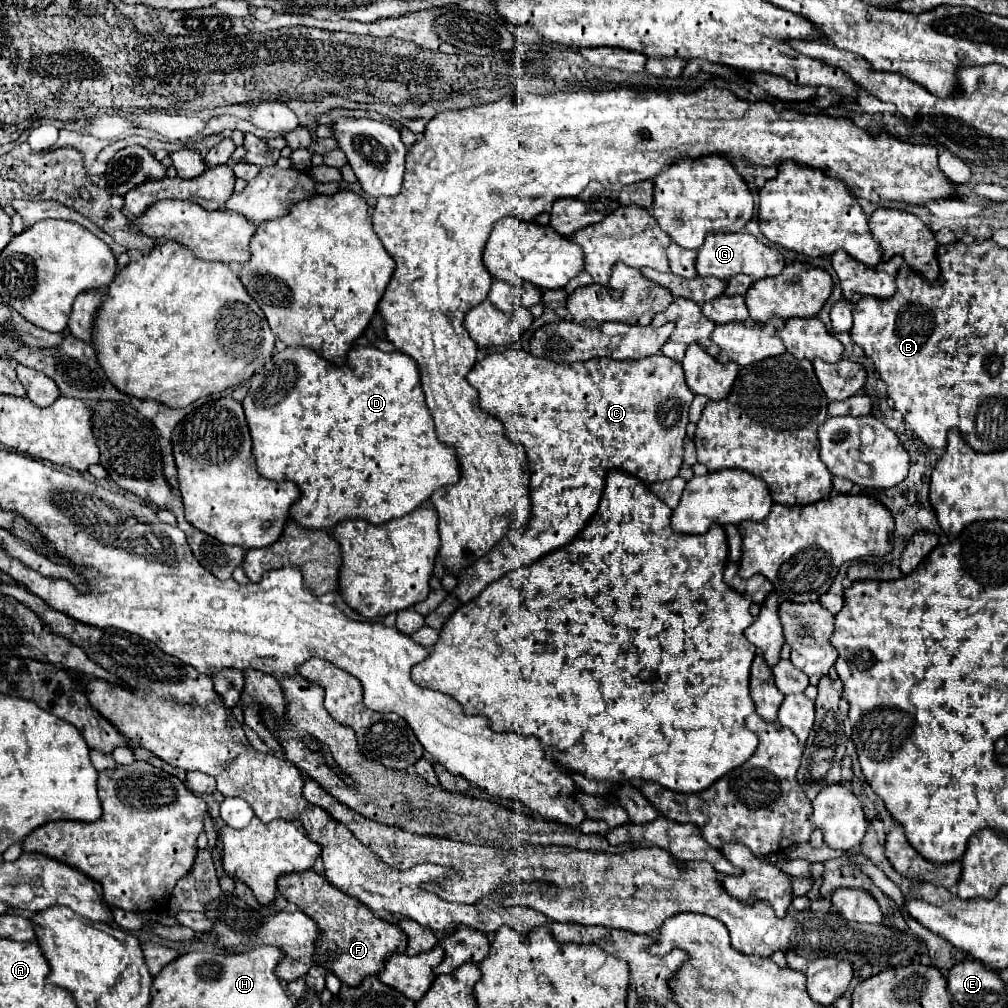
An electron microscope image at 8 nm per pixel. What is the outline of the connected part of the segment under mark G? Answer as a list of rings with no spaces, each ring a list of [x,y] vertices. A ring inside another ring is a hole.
[[[735,232],[735,234],[707,234],[703,246],[697,252],[697,274],[699,276],[715,276],[721,280],[729,280],[735,274],[747,274],[753,280],[767,278],[767,276],[777,276],[785,268],[785,256],[781,254],[779,248],[767,246],[759,242],[751,234]]]

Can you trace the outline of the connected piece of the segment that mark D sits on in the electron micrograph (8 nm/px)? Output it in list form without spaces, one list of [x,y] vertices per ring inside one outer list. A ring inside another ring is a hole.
[[[357,346],[347,354],[347,362],[343,366],[333,366],[331,362],[327,362],[323,356],[319,356],[315,350],[309,350],[309,348],[287,348],[285,352],[275,352],[265,362],[263,370],[257,372],[251,378],[249,392],[243,400],[243,410],[245,410],[245,416],[247,416],[249,430],[251,430],[253,456],[257,460],[259,474],[263,478],[269,478],[269,480],[275,480],[275,482],[291,480],[299,486],[301,498],[299,498],[297,504],[291,506],[291,516],[303,528],[329,530],[329,528],[333,528],[335,524],[339,524],[347,518],[365,518],[373,524],[383,524],[391,518],[401,518],[401,516],[413,512],[425,500],[429,500],[429,496],[437,488],[457,484],[459,476],[461,476],[461,468],[459,468],[459,460],[455,456],[455,448],[443,444],[437,438],[437,432],[433,428],[433,418],[431,418],[429,408],[425,406],[425,396],[423,396],[423,390],[421,390],[419,368],[417,368],[415,360],[407,354],[403,354],[403,352],[381,352],[379,348]]]

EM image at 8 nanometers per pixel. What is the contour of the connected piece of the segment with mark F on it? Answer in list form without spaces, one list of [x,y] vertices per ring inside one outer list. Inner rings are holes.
[[[315,870],[291,872],[277,880],[279,892],[293,904],[297,904],[319,926],[319,940],[315,944],[315,962],[331,970],[347,986],[357,986],[365,976],[379,974],[395,952],[403,954],[407,946],[405,932],[377,918],[363,902],[339,892]]]

